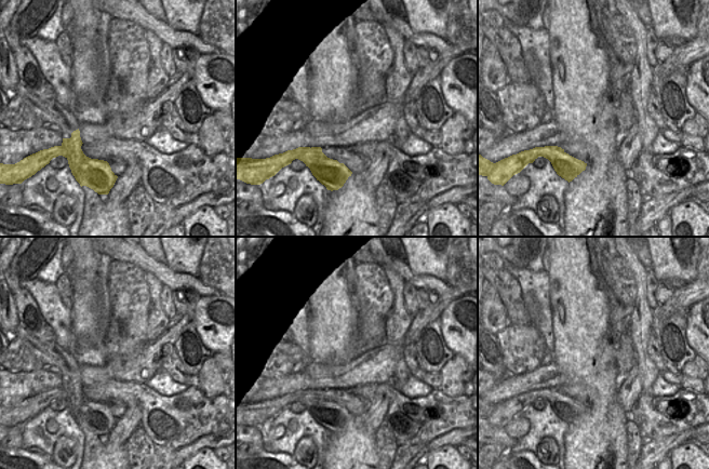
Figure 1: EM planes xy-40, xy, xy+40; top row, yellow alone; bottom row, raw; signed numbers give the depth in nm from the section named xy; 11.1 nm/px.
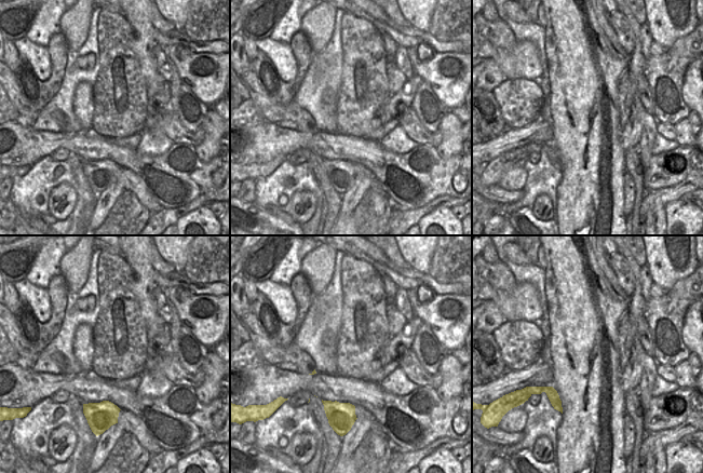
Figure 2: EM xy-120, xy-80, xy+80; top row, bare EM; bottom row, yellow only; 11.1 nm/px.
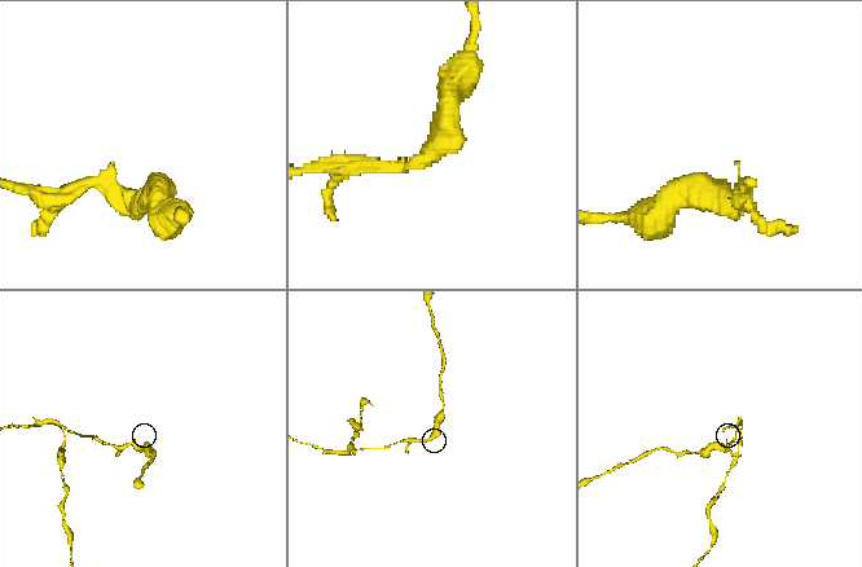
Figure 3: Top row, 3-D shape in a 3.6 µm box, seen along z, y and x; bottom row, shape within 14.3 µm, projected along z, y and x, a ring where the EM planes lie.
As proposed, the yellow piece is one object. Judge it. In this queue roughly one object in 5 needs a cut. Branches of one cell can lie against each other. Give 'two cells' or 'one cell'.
two cells

